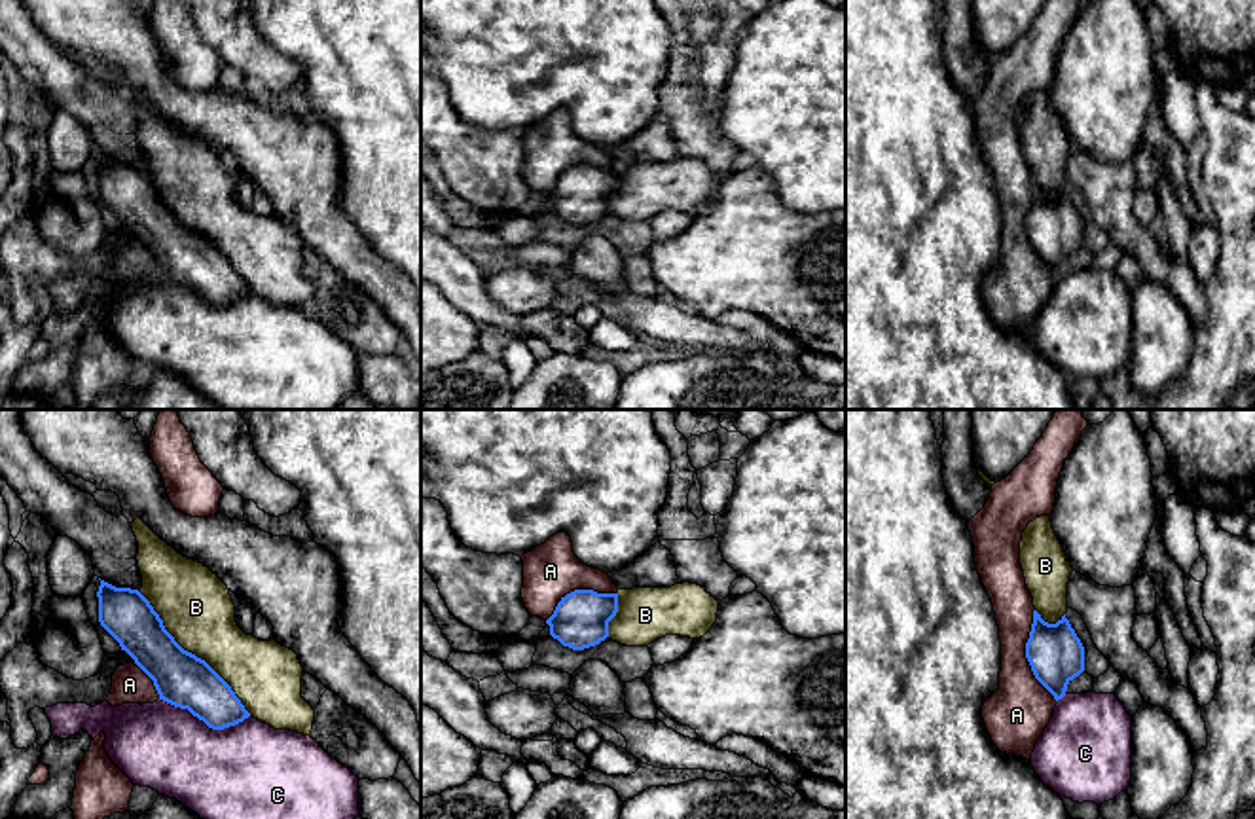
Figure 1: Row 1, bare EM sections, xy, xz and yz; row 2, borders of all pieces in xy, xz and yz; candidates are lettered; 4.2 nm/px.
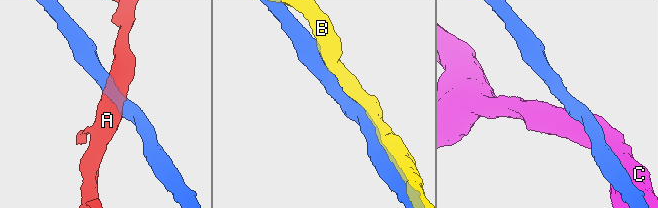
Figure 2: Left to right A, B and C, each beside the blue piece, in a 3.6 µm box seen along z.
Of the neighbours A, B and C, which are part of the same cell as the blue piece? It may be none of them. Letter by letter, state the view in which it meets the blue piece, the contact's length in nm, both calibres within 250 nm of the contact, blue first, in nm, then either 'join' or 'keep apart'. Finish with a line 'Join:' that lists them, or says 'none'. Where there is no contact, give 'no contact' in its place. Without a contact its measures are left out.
A: meets blue in yz; contact 420 nm long; 240 nm thick on the blue side, 260 nm on the other; keep apart
B: meets blue in xy; contact 700 nm long; 240 nm thick on the blue side, 300 nm on the other; join
C: meets blue in xy; contact 400 nm long; 240 nm thick on the blue side, 380 nm on the other; keep apart
Join: B

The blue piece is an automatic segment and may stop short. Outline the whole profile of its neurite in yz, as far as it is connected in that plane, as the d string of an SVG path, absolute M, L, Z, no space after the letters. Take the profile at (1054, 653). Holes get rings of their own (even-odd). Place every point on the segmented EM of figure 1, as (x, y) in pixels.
M1033 610L1026 658L1035 679L1056 701L1065 696L1067 684L1084 671L1084 646L1065 614L1056 624L1048 624Z

